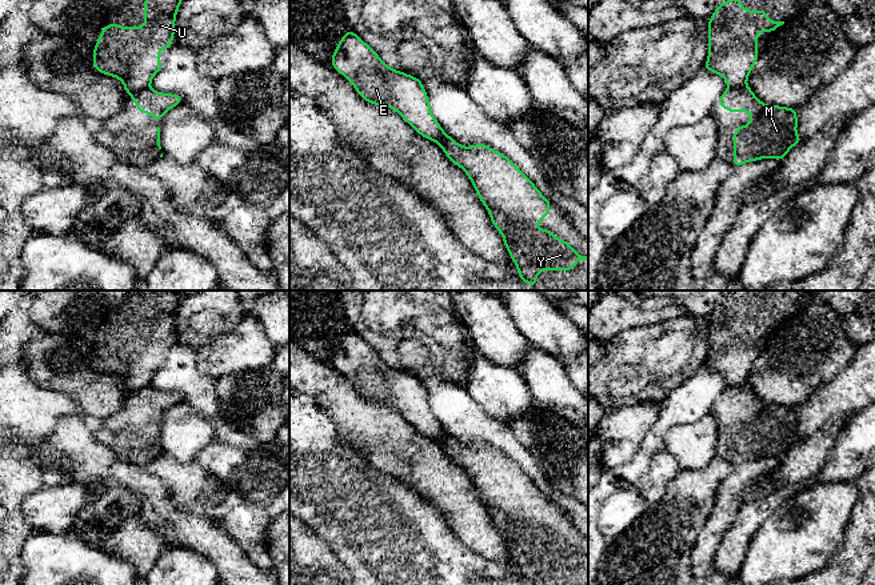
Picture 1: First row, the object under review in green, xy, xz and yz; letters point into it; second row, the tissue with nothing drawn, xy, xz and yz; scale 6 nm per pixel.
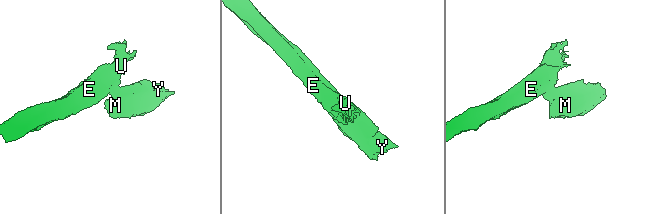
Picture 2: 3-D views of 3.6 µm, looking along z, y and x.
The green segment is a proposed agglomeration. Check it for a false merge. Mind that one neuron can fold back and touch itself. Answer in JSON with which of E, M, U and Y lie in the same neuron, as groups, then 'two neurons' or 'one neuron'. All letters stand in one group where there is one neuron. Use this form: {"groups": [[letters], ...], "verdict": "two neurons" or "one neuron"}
{"groups": [["E", "U"], ["M", "Y"]], "verdict": "two neurons"}

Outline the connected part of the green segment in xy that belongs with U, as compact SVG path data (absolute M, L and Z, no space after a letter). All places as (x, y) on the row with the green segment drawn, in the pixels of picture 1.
M144 0L143 27L120 27L107 24L100 32L93 49L92 64L96 71L123 81L127 93L137 93L151 85L152 77L160 72L160 49L172 49L176 13L183 0Z

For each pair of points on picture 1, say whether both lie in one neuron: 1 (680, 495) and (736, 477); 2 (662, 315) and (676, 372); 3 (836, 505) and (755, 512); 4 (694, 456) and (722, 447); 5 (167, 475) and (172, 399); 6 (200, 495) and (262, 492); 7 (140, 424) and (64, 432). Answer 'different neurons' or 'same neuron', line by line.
1: different neurons
2: different neurons
3: different neurons
4: different neurons
5: different neurons
6: different neurons
7: different neurons

